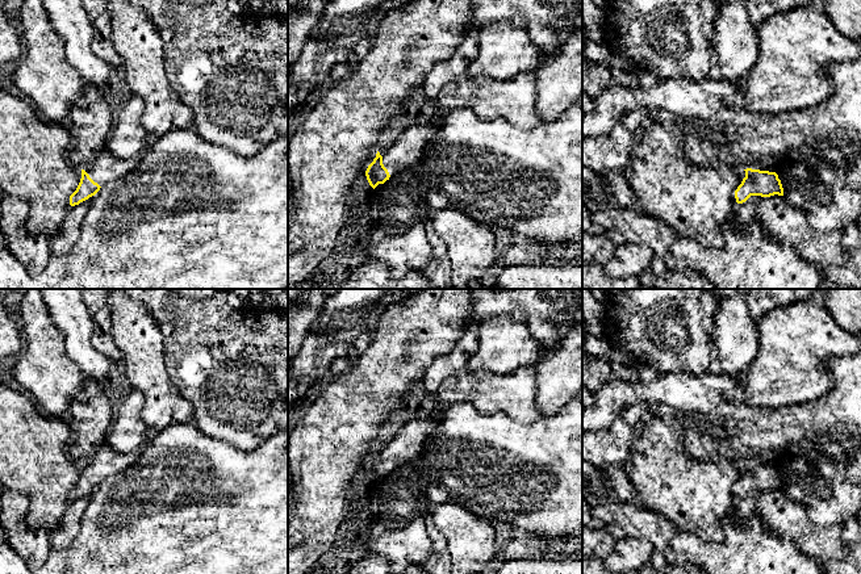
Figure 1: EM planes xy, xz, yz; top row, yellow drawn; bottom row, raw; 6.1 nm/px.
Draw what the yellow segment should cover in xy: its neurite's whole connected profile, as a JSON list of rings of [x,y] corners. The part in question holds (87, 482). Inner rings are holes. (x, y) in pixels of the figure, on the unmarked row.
[[[151,437],[135,452],[126,454],[116,453],[104,441],[100,443],[81,464],[80,477],[70,490],[70,499],[75,500],[85,494],[92,494],[104,478],[125,470],[139,457],[150,440]]]

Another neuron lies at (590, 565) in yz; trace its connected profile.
[[[586,557],[582,558],[582,574],[639,574],[639,571],[611,573],[602,560]]]

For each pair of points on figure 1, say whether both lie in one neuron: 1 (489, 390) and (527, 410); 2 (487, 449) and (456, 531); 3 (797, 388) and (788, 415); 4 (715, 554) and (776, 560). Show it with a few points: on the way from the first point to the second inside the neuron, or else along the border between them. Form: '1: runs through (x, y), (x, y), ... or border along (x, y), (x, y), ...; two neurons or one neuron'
1: runs through (498, 393), (510, 394), (518, 402); one neuron
2: border along (435, 505), (460, 505), (490, 523); two neurons
3: border along (820, 396), (774, 407); two neurons
4: runs through (730, 560), (761, 560); one neuron

